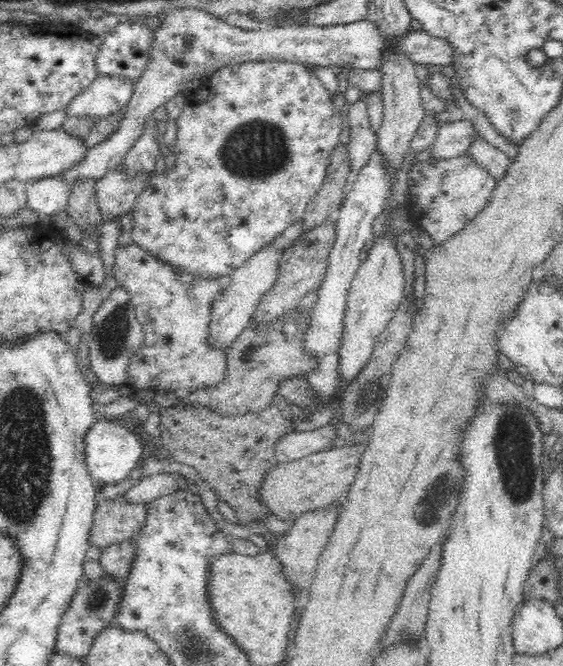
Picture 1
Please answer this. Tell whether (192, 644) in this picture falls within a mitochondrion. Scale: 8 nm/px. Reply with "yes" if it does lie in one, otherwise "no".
yes

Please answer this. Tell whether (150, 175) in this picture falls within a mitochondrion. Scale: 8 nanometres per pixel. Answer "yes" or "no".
no

